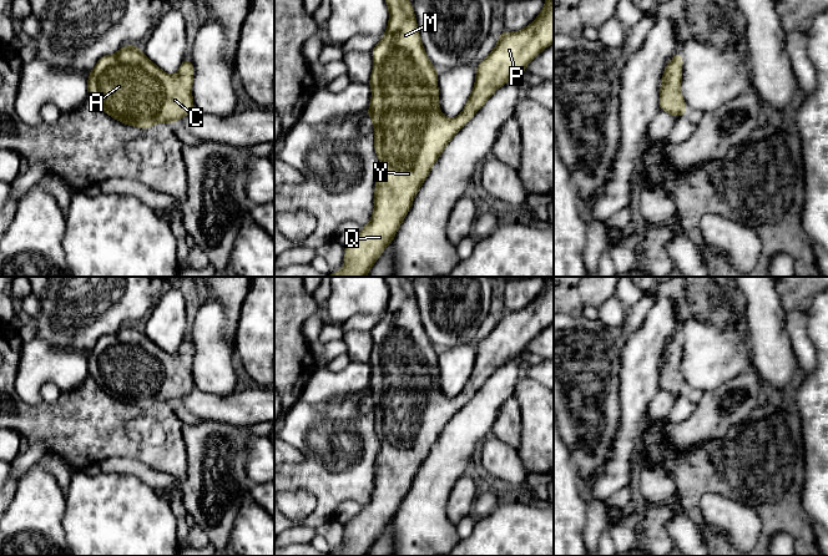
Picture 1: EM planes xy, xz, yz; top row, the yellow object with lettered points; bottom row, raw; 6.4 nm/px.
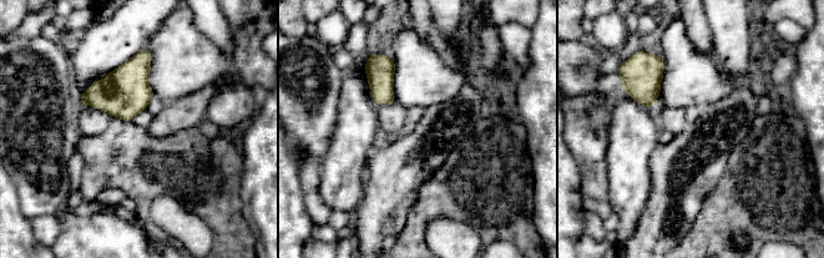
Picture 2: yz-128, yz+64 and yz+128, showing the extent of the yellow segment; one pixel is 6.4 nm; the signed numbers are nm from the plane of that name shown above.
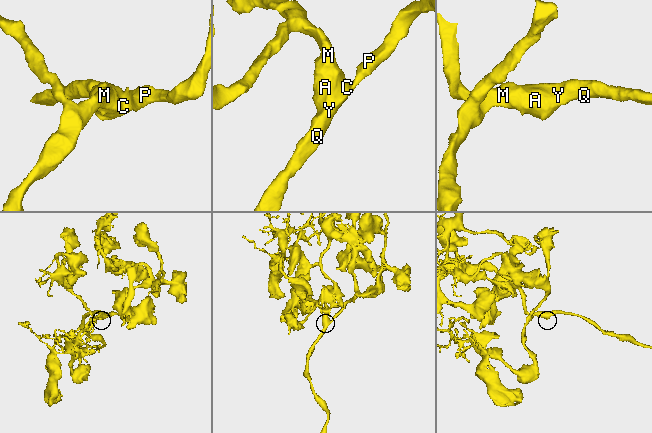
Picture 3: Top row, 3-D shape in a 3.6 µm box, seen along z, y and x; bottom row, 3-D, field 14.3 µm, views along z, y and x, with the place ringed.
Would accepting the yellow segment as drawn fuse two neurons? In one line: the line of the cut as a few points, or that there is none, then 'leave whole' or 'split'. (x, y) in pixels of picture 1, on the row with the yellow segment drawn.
no cut; leave whole

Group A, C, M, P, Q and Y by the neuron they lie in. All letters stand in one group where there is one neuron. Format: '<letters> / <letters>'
A C M P Q Y

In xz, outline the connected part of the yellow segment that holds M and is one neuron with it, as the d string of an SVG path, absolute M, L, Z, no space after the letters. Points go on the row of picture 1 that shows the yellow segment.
M385 0L385 2L389 9L389 24L384 37L372 51L374 67L369 80L372 101L368 116L374 125L374 150L380 162L374 211L370 222L344 244L344 267L328 277L368 274L385 247L393 242L419 187L451 138L500 86L522 74L529 62L554 42L554 0L545 0L542 11L524 30L500 32L498 45L476 67L474 90L463 112L455 118L446 118L439 108L439 71L434 69L423 47L412 1Z

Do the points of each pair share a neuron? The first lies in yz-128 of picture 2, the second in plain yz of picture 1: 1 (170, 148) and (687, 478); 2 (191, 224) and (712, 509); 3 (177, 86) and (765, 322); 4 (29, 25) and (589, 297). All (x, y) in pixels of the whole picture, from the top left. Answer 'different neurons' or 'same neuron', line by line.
1: same neuron
2: same neuron
3: different neurons
4: same neuron

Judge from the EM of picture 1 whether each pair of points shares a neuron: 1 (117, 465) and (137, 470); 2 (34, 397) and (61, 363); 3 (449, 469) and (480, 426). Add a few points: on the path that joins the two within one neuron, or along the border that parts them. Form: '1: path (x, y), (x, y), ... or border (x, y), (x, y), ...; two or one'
1: path (122, 466), (132, 468); one
2: path (34, 387), (51, 368); one
3: path (449, 459), (470, 436); one

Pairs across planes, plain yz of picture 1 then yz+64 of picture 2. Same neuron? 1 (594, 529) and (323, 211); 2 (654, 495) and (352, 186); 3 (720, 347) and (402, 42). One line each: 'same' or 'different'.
1: same
2: different
3: same

